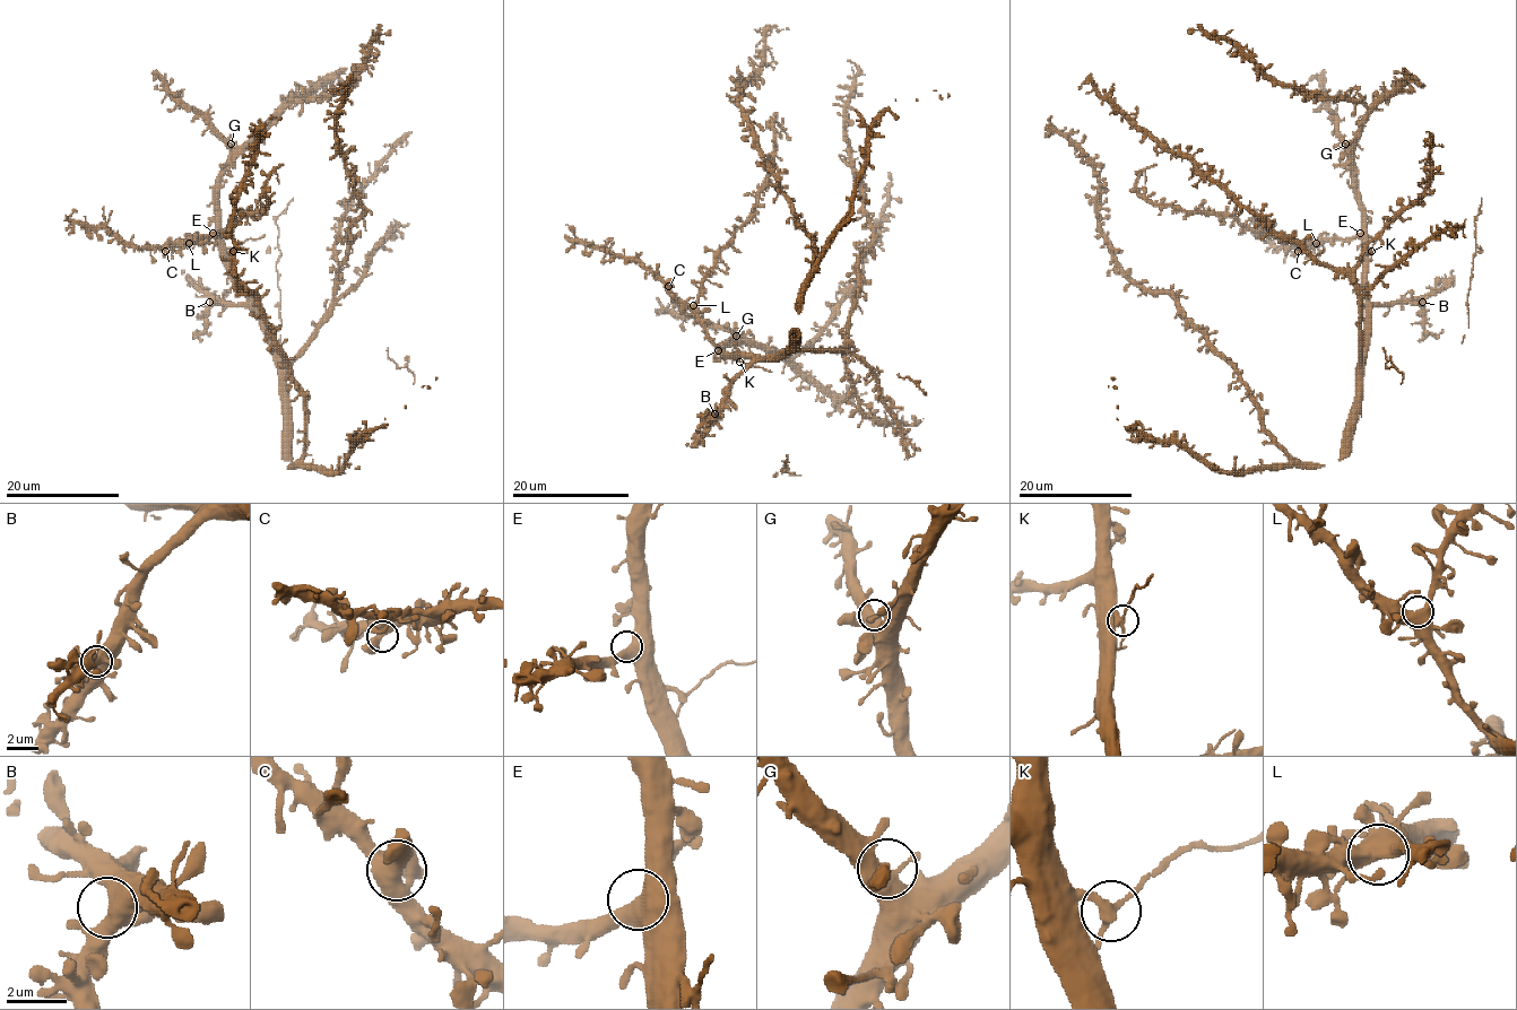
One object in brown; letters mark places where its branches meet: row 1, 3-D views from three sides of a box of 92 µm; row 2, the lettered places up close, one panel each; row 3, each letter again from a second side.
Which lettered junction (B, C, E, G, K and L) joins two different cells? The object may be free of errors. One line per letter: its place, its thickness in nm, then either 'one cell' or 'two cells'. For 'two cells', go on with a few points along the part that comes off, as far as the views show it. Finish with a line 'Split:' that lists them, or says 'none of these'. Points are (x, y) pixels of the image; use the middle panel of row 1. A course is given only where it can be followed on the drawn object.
B: place (714, 414); calibre 480 nm; one cell
C: place (668, 286); calibre 480 nm; one cell
E: place (718, 350); calibre 550 nm; one cell
G: place (736, 336); calibre 480 nm; one cell
K: place (739, 362); calibre 260 nm; two cells; course (739, 362), (771, 372)
L: place (693, 305); calibre 460 nm; one cell
Split: K

